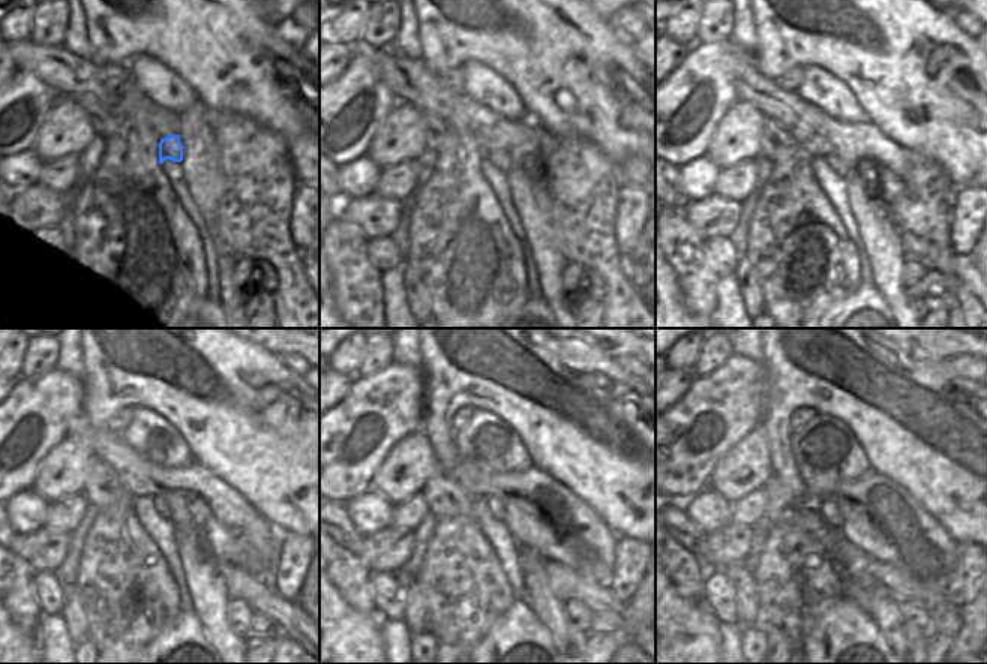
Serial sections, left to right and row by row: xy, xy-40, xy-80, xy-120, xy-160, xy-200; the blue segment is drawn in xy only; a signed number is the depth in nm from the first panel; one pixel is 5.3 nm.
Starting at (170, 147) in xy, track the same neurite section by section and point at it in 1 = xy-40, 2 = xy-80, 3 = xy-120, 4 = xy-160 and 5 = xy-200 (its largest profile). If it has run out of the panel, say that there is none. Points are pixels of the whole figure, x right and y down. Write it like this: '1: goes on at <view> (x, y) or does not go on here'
1: goes on at xy-40 (503, 161)
2: goes on at xy-80 (837, 165)
3: goes on at xy-120 (159, 504)
4: goes on at xy-160 (495, 505)
5: goes on at xy-200 (828, 508)

